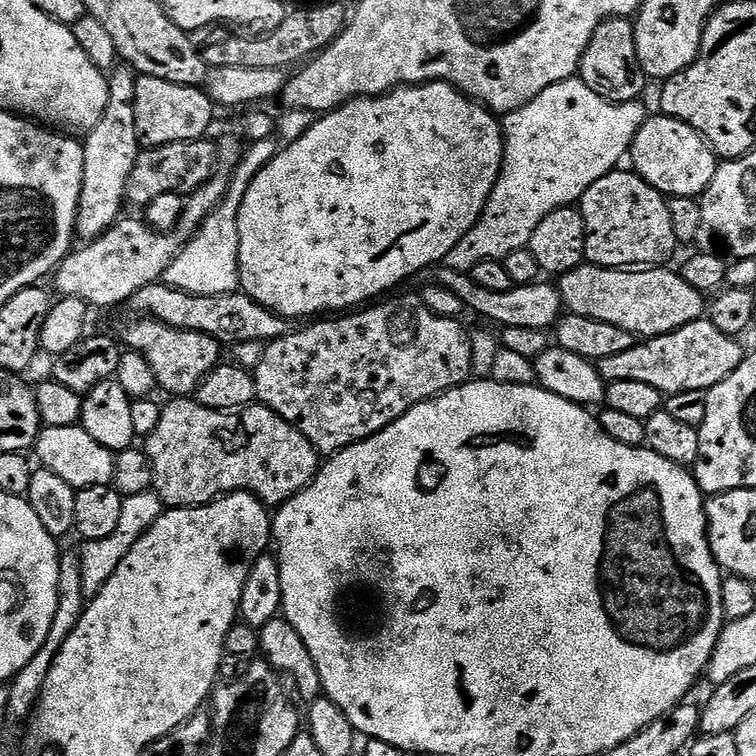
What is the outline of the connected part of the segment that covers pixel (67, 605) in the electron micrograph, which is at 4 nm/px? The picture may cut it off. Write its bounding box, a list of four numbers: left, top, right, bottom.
[8,555,86,722]

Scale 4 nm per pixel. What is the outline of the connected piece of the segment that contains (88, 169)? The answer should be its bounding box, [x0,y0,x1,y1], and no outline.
[76,66,142,242]

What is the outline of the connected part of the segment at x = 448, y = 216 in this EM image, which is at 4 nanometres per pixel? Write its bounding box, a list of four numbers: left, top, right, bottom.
[238,80,504,322]

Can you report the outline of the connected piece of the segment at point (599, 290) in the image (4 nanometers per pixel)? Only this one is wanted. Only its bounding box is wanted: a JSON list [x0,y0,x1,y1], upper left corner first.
[558,262,706,338]

